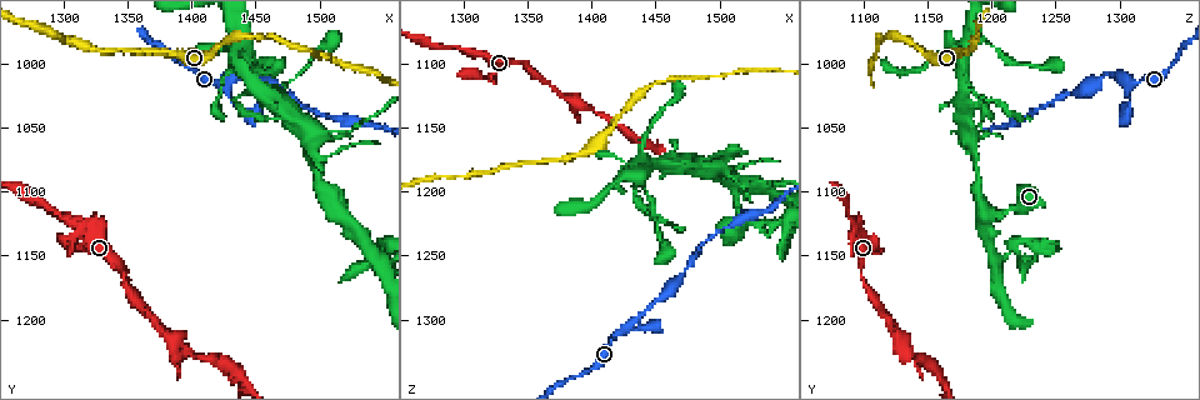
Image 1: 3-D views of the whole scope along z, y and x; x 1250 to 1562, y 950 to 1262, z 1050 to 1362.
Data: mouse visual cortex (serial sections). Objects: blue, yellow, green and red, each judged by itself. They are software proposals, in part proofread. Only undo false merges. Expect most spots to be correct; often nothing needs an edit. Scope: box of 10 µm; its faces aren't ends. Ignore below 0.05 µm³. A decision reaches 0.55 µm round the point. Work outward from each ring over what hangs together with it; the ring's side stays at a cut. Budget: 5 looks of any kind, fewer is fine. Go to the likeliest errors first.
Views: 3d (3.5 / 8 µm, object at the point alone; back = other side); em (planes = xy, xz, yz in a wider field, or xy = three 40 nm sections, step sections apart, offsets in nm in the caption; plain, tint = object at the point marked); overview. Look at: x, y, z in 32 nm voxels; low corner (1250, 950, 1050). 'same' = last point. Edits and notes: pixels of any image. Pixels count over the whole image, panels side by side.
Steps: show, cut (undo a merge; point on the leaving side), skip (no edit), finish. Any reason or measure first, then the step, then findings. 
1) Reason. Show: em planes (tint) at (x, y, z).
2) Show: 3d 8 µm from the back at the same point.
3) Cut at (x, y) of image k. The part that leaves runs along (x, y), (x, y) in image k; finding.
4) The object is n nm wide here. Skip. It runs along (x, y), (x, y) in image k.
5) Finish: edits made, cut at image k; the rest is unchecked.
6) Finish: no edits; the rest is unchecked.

Two arms in line, one across. Show: 3d 8 µm at (1494, 1064, 1186).

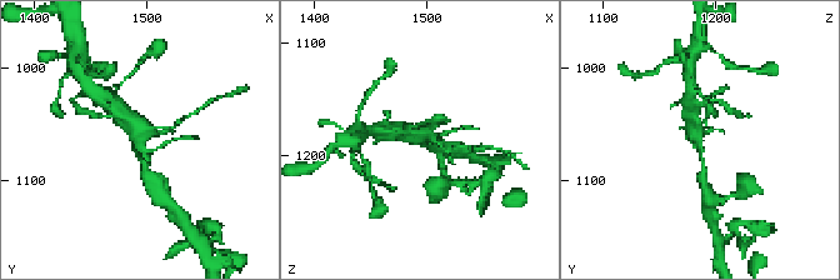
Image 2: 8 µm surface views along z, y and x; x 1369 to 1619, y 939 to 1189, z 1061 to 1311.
Show: em xy step 5 (tint) at the same point.

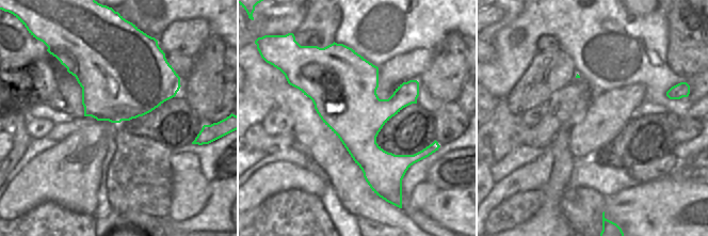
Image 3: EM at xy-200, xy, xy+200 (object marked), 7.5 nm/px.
Skip. It runs along (148, 175), (138, 126), (120, 114) in image 2; continuous, no second cell.

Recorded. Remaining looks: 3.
A narrow waist. Show: em planes (tint) at (1442, 990, 1180).

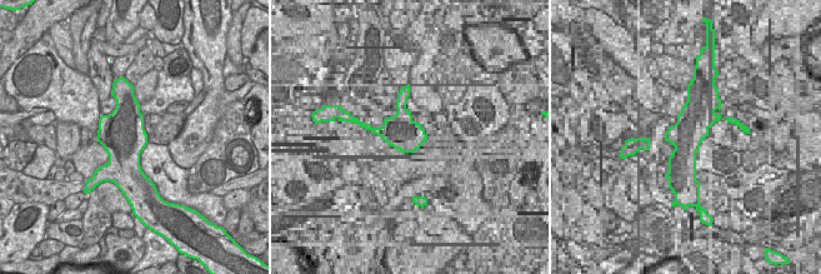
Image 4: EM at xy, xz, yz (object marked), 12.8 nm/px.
Show: 3d 3.5 µm at the same point.

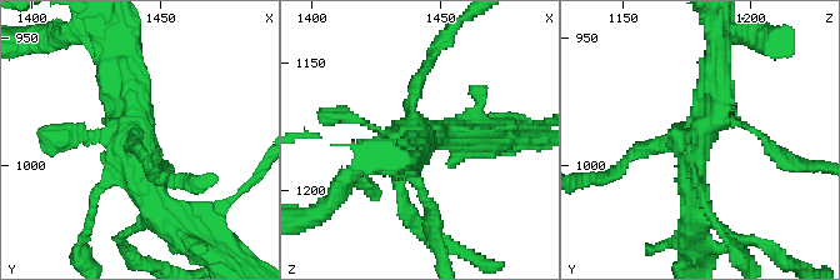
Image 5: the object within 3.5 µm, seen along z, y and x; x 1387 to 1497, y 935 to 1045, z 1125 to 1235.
Skip. It runs along (164, 215), (134, 161), (130, 63) in image 5; one cell here.

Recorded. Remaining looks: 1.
Finish: no edits; the rest is unchecked.

